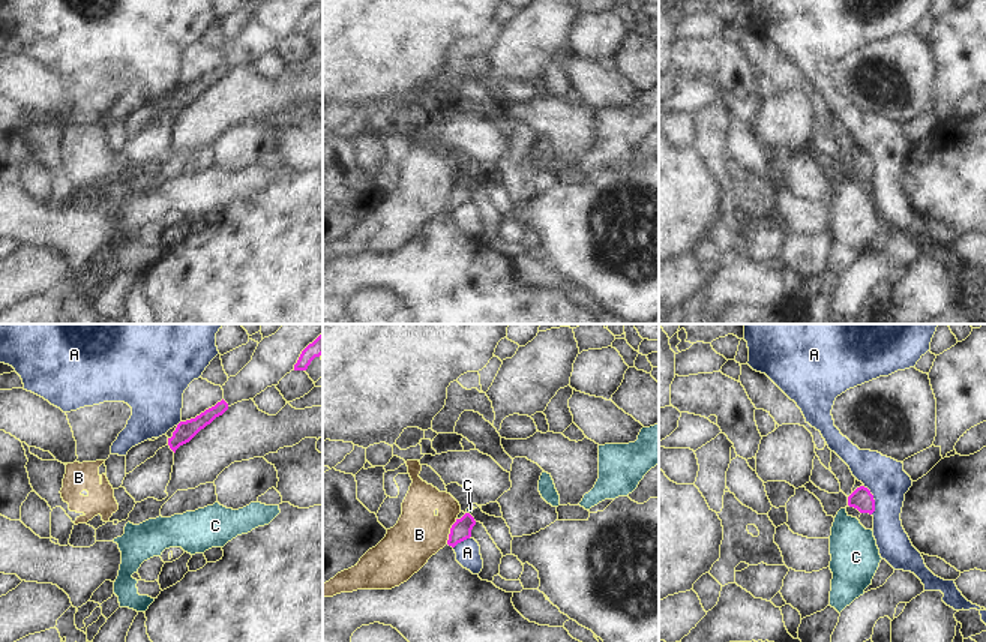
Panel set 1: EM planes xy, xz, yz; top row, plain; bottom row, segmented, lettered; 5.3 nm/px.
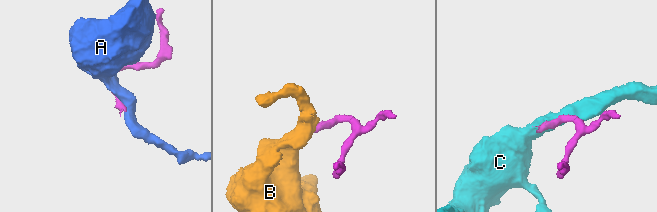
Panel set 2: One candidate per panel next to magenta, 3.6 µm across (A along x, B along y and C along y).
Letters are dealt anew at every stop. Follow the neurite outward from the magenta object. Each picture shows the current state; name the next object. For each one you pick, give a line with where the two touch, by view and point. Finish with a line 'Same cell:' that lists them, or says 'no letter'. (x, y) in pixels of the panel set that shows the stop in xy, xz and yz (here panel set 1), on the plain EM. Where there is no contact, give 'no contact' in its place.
Same cell: no letter

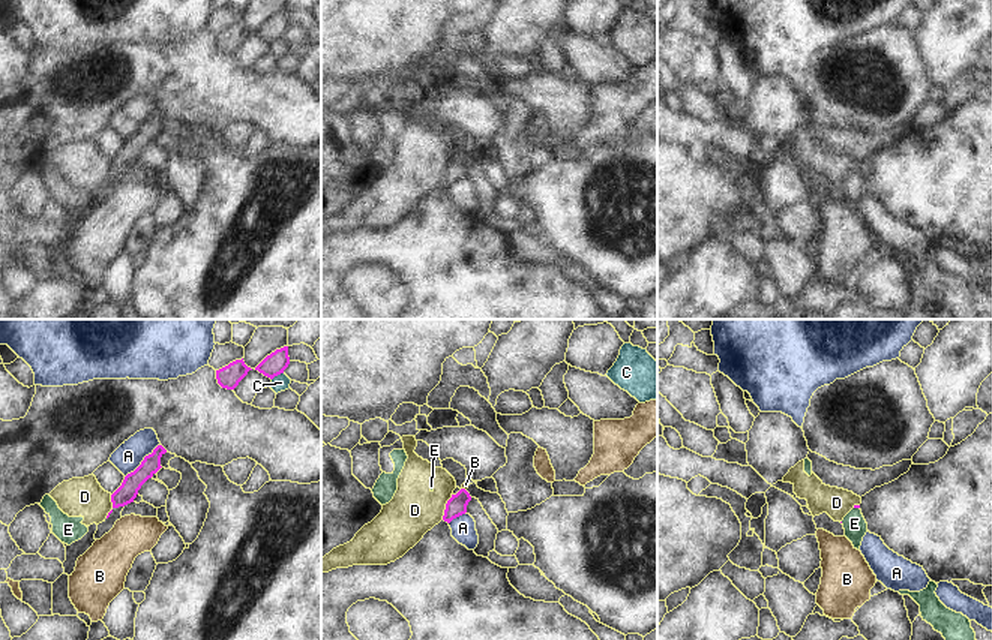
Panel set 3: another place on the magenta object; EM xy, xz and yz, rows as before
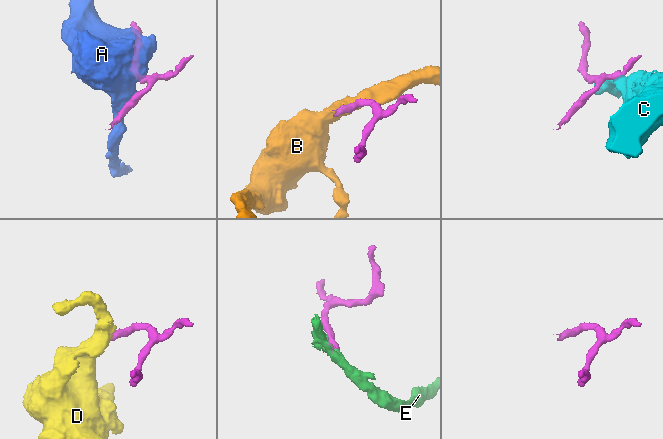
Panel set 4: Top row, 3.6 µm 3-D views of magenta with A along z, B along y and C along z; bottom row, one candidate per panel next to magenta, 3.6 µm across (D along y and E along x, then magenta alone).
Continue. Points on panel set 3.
E: yz (857, 171)
Same cell: E

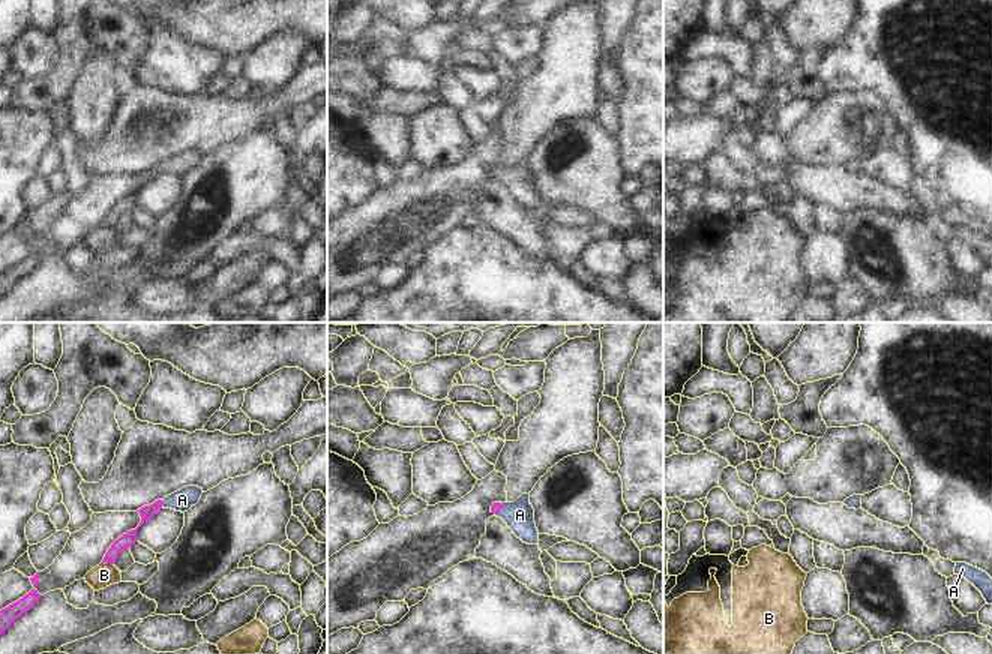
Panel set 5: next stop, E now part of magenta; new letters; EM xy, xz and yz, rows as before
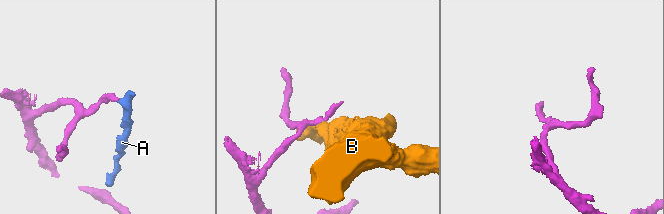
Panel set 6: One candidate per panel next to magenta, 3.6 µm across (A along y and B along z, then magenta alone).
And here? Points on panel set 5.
A: xy (162, 167)
Same cell: A

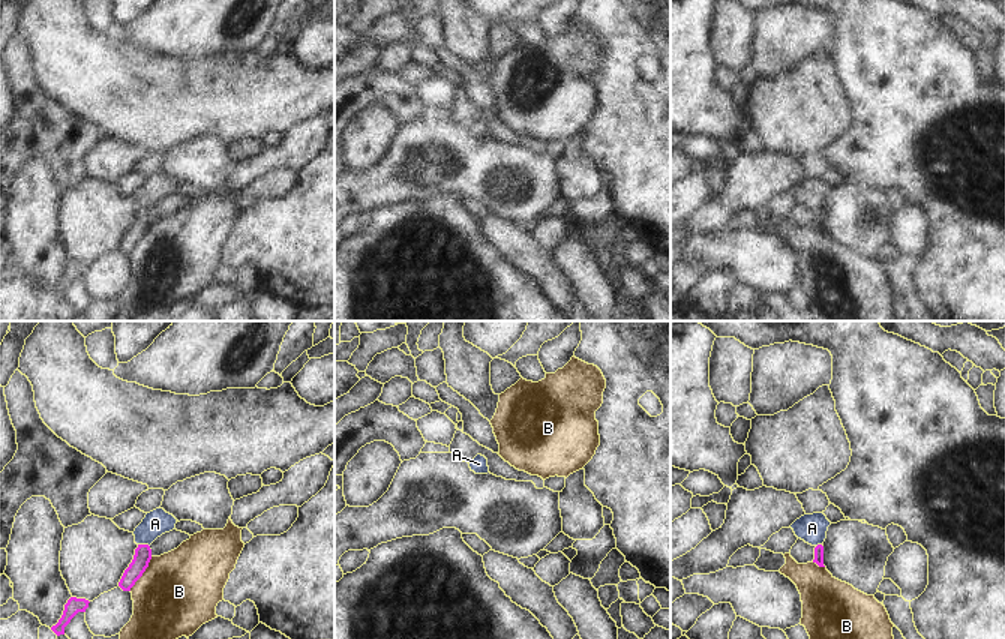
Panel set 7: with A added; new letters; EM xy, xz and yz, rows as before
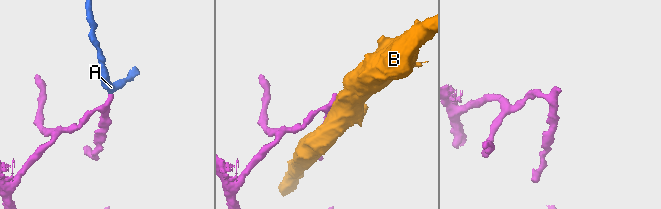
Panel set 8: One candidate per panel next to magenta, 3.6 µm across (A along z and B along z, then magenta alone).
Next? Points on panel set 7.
A: xy (144, 209)
Same cell: A

